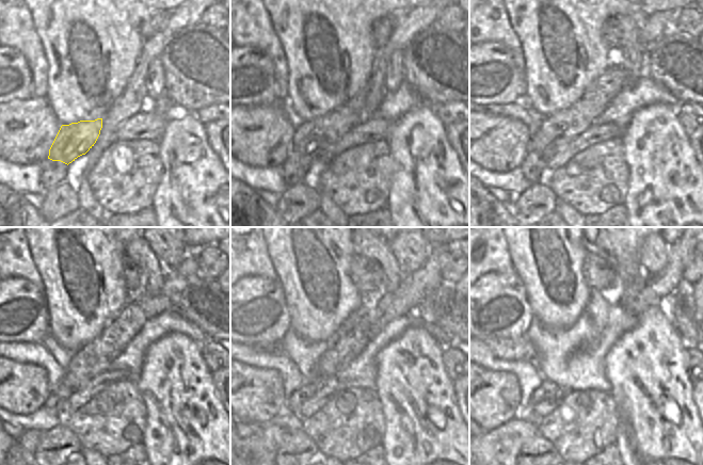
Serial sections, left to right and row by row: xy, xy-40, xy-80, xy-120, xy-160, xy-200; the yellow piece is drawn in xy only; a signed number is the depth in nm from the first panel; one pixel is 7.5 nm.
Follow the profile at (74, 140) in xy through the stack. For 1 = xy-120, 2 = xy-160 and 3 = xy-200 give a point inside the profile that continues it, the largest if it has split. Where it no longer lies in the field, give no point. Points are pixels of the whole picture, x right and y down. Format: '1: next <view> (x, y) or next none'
1: next xy-120 (94, 358)
2: next xy-160 (415, 287)
3: next xy-200 (656, 290)

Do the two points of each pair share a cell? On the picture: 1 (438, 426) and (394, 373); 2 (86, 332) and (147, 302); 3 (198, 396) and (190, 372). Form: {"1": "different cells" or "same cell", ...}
{"1": "same cell", "2": "different cells", "3": "same cell"}

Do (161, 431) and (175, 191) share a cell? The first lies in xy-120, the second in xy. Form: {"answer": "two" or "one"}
{"answer": "one"}

